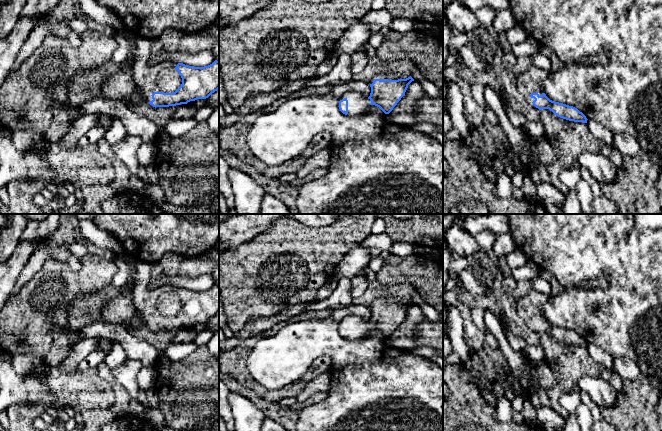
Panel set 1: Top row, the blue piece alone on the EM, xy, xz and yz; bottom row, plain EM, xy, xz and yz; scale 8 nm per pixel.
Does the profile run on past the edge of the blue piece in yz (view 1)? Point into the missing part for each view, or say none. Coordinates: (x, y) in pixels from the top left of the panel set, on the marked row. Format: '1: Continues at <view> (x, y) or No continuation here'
1: Continues at yz (531, 81)

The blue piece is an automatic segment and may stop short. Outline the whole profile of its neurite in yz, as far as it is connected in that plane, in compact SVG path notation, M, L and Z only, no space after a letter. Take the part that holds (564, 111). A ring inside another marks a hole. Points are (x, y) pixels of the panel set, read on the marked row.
M532 65L516 77L516 87L530 107L549 109L560 118L587 123L586 116L577 108L550 100L543 91L543 83L550 72Z

